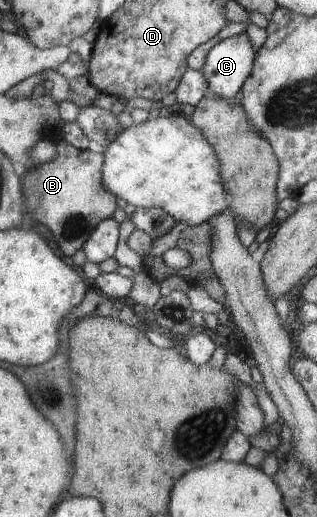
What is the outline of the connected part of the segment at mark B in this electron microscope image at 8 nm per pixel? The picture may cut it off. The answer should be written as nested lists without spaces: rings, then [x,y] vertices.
[[[57,136],[58,156],[40,163],[21,175],[26,212],[45,225],[62,253],[71,257],[94,231],[95,224],[107,219],[121,204],[102,184],[102,153],[80,150]]]

